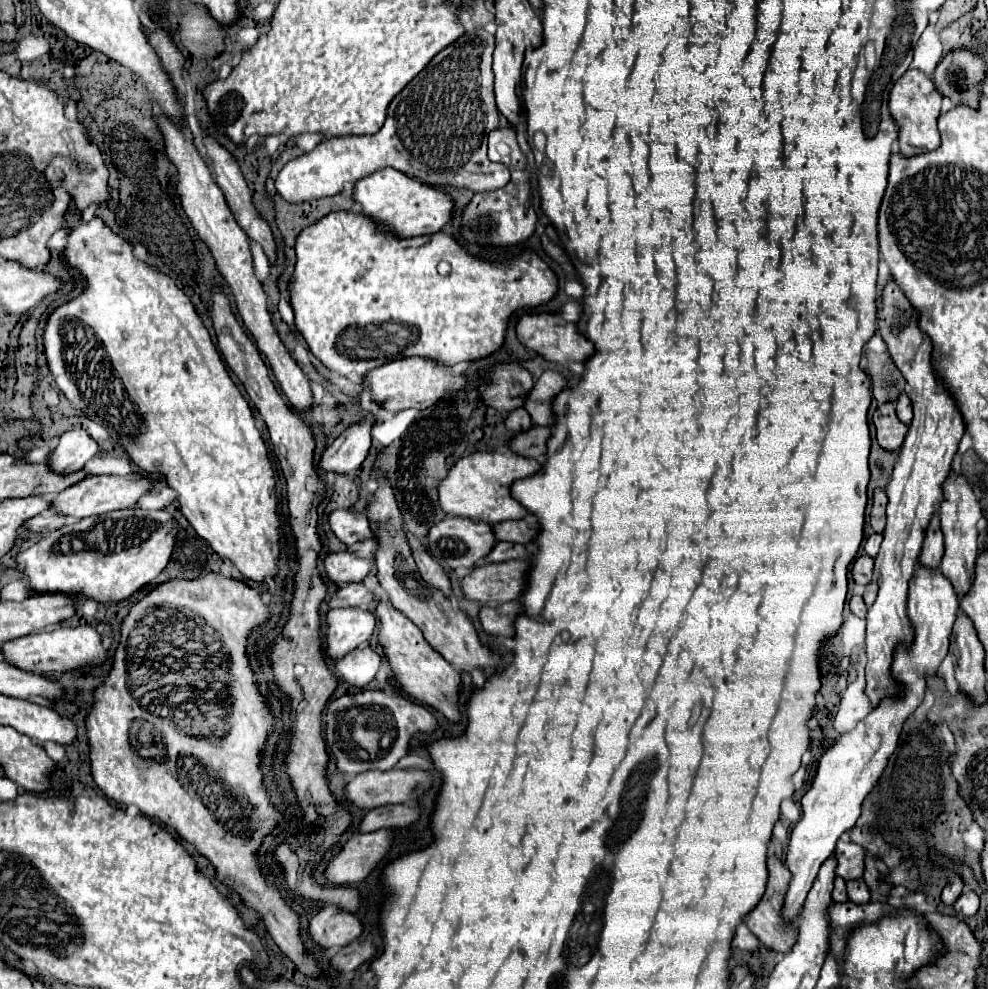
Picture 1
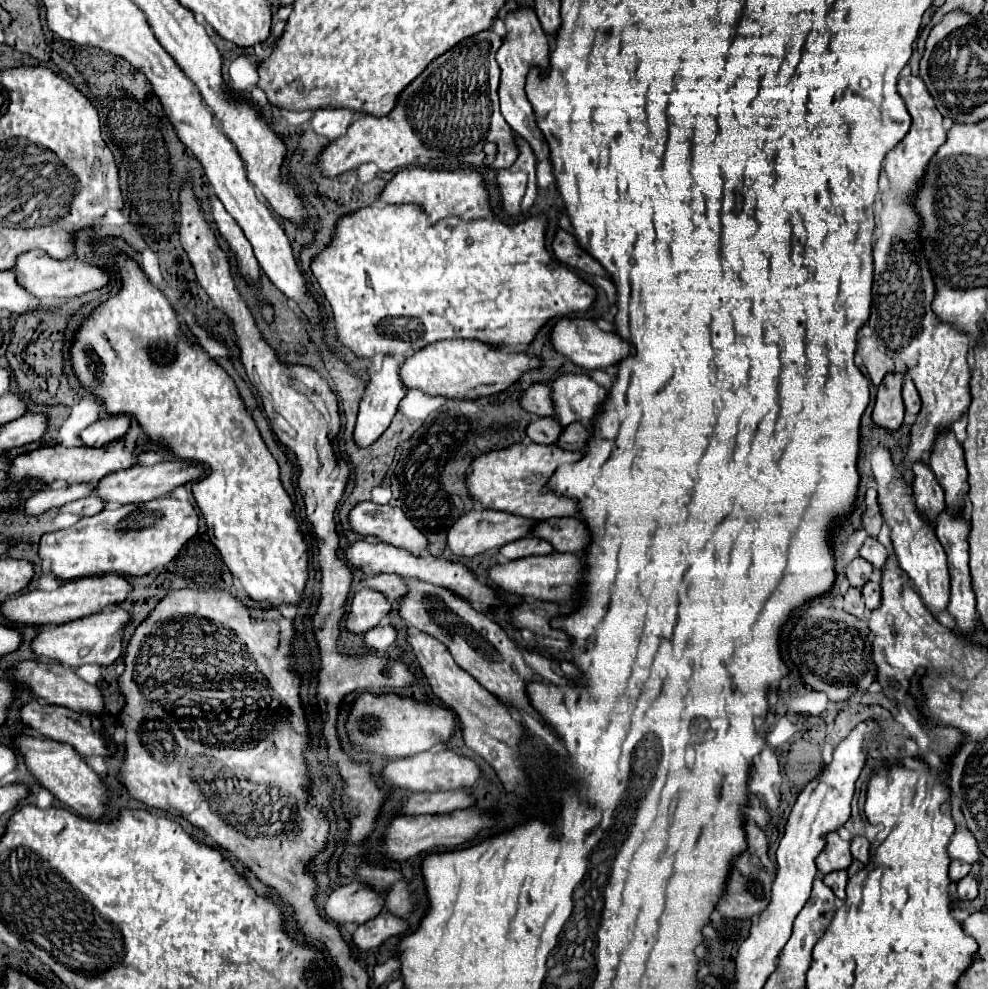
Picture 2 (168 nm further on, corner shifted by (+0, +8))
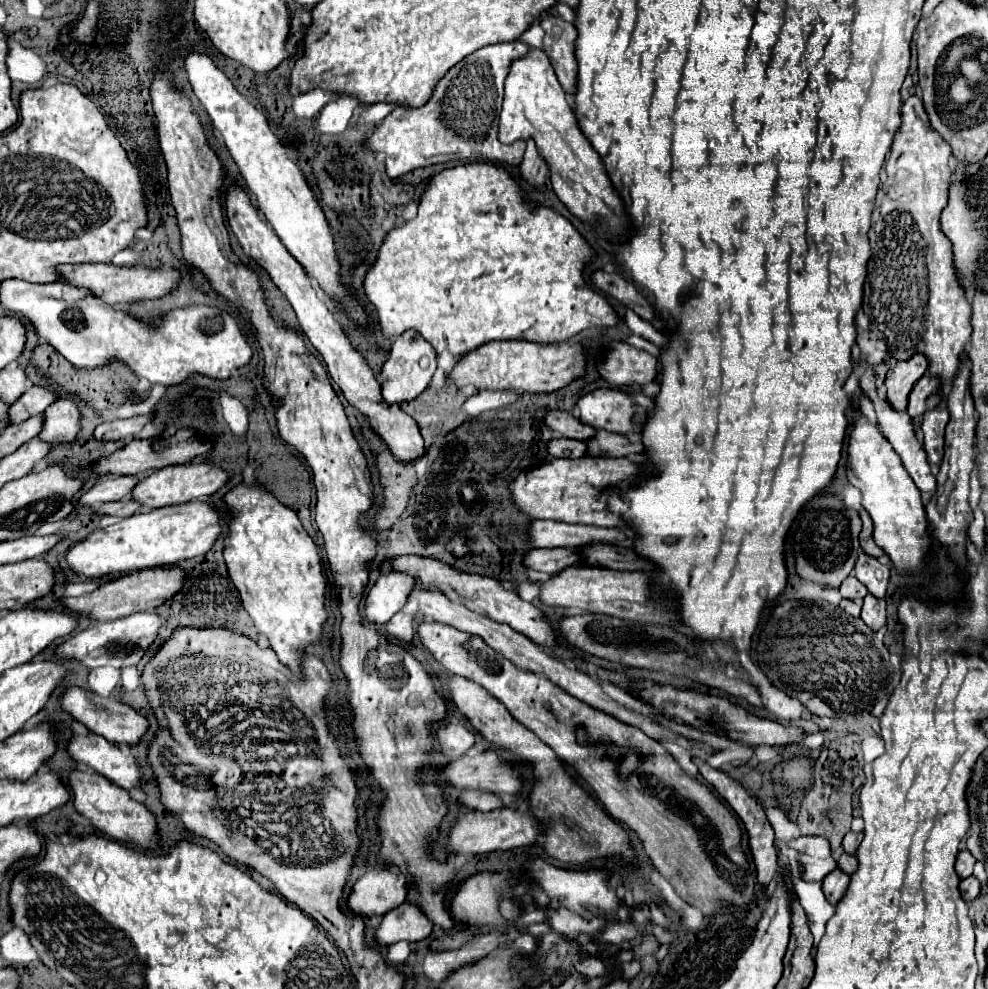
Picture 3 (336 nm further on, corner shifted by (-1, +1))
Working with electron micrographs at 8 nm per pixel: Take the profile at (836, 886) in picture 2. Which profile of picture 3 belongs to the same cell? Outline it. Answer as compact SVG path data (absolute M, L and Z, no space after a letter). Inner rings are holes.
M834 869L834 873L830 873L828 877L824 877L822 891L824 891L828 903L836 905L844 897L844 893L848 889L848 881L850 881L850 877L842 869Z

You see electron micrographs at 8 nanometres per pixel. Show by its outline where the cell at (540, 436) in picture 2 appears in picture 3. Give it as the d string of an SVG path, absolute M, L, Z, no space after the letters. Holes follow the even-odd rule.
M550 439L546 443L546 451L552 457L582 457L586 455L586 443L576 439Z

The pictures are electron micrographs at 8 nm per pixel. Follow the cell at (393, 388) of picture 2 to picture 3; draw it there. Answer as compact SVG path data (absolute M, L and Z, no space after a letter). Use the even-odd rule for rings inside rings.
M404 333L392 343L392 351L388 359L382 365L380 371L380 383L382 383L382 395L388 403L404 403L416 399L430 383L432 375L436 371L436 353L420 335L416 333Z

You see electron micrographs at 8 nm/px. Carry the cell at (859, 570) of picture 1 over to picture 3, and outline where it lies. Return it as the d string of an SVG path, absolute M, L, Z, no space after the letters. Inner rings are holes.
M850 575L850 577L846 577L844 579L844 583L840 585L840 593L842 593L842 597L846 597L846 599L852 599L852 601L862 601L864 599L864 595L868 593L868 589L866 589L866 585L864 583L860 583L860 581L856 581L856 577L854 575Z

